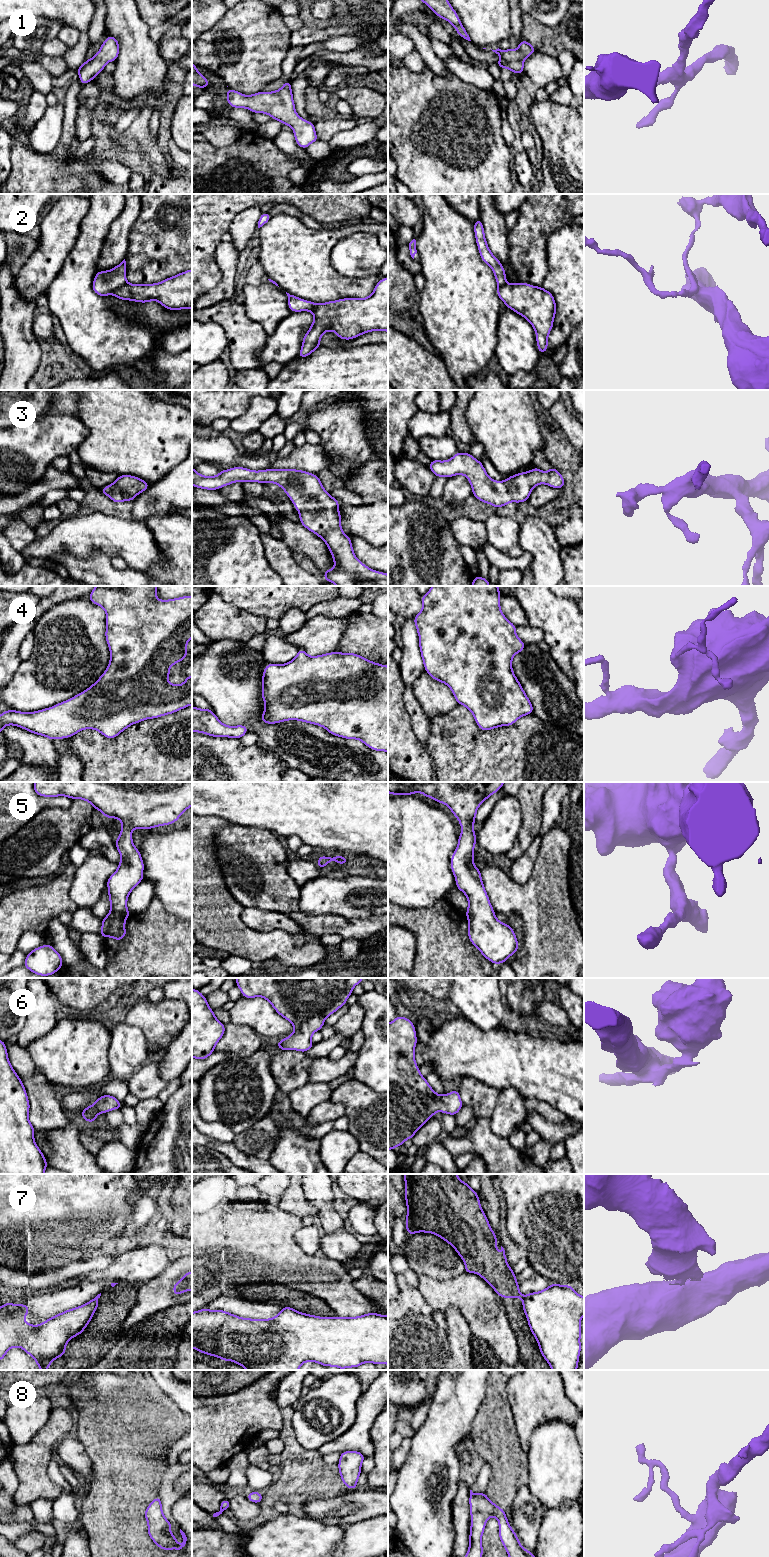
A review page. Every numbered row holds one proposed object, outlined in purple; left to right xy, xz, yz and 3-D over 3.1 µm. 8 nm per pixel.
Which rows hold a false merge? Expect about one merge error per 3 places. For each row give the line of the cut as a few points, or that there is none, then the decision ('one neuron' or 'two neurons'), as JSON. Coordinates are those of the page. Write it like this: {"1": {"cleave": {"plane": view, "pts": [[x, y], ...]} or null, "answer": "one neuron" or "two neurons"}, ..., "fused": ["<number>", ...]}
{"1": {"cleave": null, "answer": "one neuron"}, "2": {"cleave": {"plane": "xy", "pts": [[126, 282], [112, 293]]}, "answer": "two neurons"}, "3": {"cleave": null, "answer": "one neuron"}, "4": {"cleave": null, "answer": "one neuron"}, "5": {"cleave": null, "answer": "one neuron"}, "6": {"cleave": null, "answer": "one neuron"}, "7": {"cleave": {"plane": "yz", "pts": [[524, 1296], [522, 1299]]}, "answer": "two neurons"}, "8": {"cleave": null, "answer": "one neuron"}, "fused": ["2", "7"]}

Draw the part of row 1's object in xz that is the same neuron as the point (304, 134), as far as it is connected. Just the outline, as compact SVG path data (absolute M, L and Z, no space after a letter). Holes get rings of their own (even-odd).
M285 81L279 90L260 91L252 95L243 95L228 87L226 99L233 108L245 108L253 113L264 113L275 121L292 127L295 141L303 149L306 149L311 143L319 141L314 123L305 121L296 113L291 81Z

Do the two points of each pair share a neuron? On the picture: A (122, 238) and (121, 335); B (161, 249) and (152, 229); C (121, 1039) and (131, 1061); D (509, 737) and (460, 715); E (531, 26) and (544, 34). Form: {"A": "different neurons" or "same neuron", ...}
{"A": "different neurons", "B": "same neuron", "C": "same neuron", "D": "same neuron", "E": "same neuron"}

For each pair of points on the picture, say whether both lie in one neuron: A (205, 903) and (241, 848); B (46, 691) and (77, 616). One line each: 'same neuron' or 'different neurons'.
A: different neurons
B: same neuron

